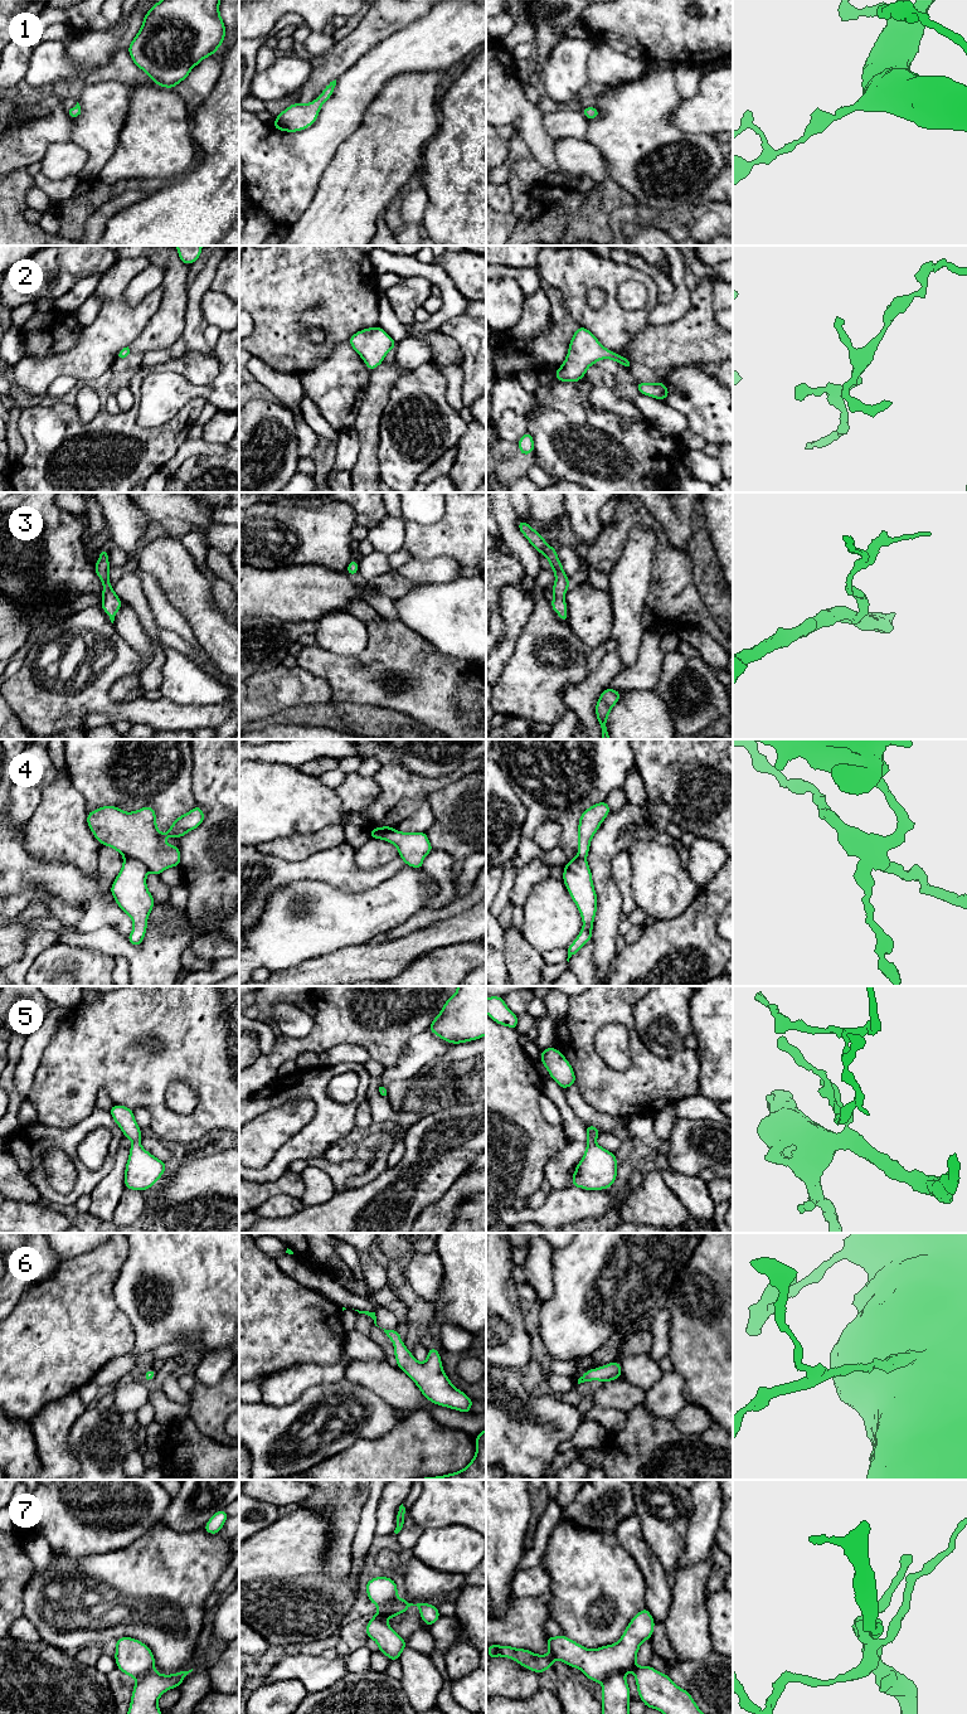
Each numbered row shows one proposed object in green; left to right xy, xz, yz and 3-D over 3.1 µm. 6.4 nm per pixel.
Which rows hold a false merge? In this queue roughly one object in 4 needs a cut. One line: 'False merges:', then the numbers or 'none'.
False merges: 4, 7

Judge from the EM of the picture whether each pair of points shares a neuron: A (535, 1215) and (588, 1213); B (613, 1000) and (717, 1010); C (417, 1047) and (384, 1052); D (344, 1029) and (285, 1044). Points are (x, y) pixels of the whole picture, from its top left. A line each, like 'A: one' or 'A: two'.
A: one
B: two
C: two
D: one

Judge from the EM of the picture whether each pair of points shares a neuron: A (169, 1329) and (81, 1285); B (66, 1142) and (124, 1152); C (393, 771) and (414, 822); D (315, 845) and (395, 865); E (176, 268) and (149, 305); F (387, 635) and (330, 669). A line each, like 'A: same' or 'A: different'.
A: different
B: different
C: same
D: different
E: different
F: same

